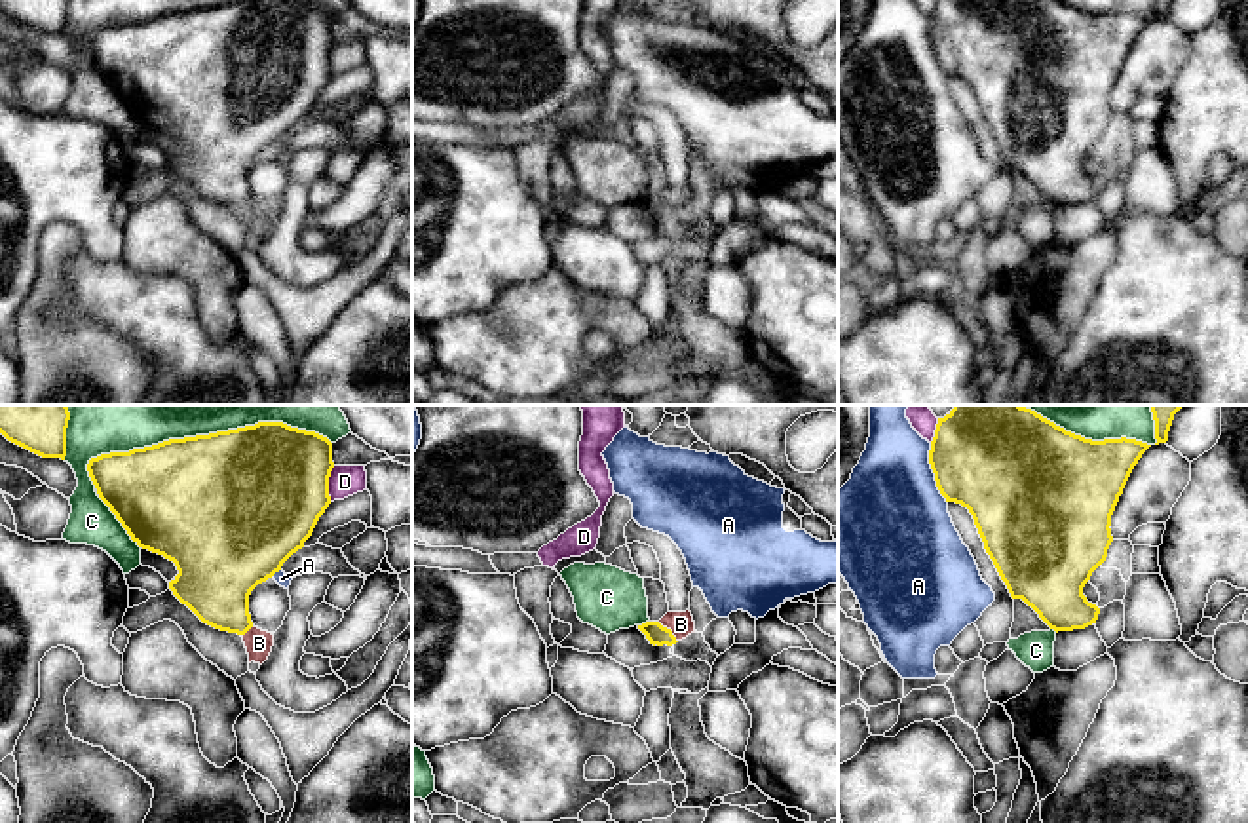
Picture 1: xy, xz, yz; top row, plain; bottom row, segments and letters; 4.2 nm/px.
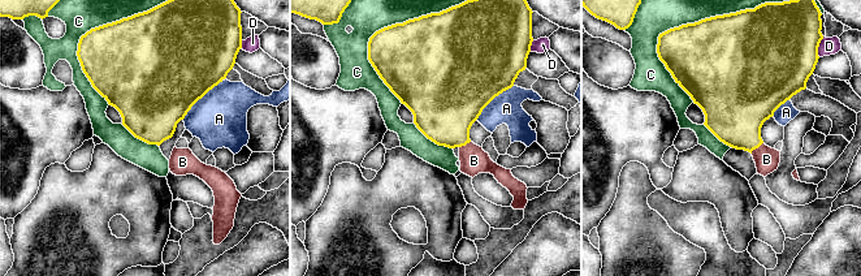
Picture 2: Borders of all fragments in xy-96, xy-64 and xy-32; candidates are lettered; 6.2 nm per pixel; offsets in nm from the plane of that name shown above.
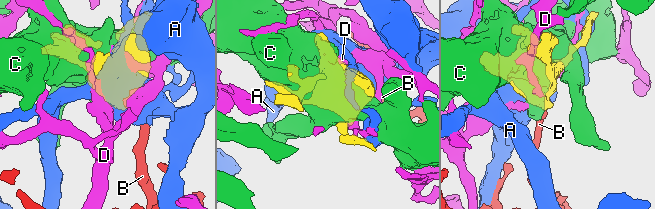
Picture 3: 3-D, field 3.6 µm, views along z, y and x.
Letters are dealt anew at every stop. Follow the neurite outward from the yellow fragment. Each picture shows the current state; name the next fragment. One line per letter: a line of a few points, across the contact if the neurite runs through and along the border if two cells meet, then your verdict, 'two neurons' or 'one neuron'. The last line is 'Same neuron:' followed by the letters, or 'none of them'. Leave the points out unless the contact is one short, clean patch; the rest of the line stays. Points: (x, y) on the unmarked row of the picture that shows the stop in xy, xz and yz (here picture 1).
A: two neurons
B: xz (656, 208), (669, 204), (680, 198) | one neuron
C: two neurons
D: two neurons
Same neuron: B

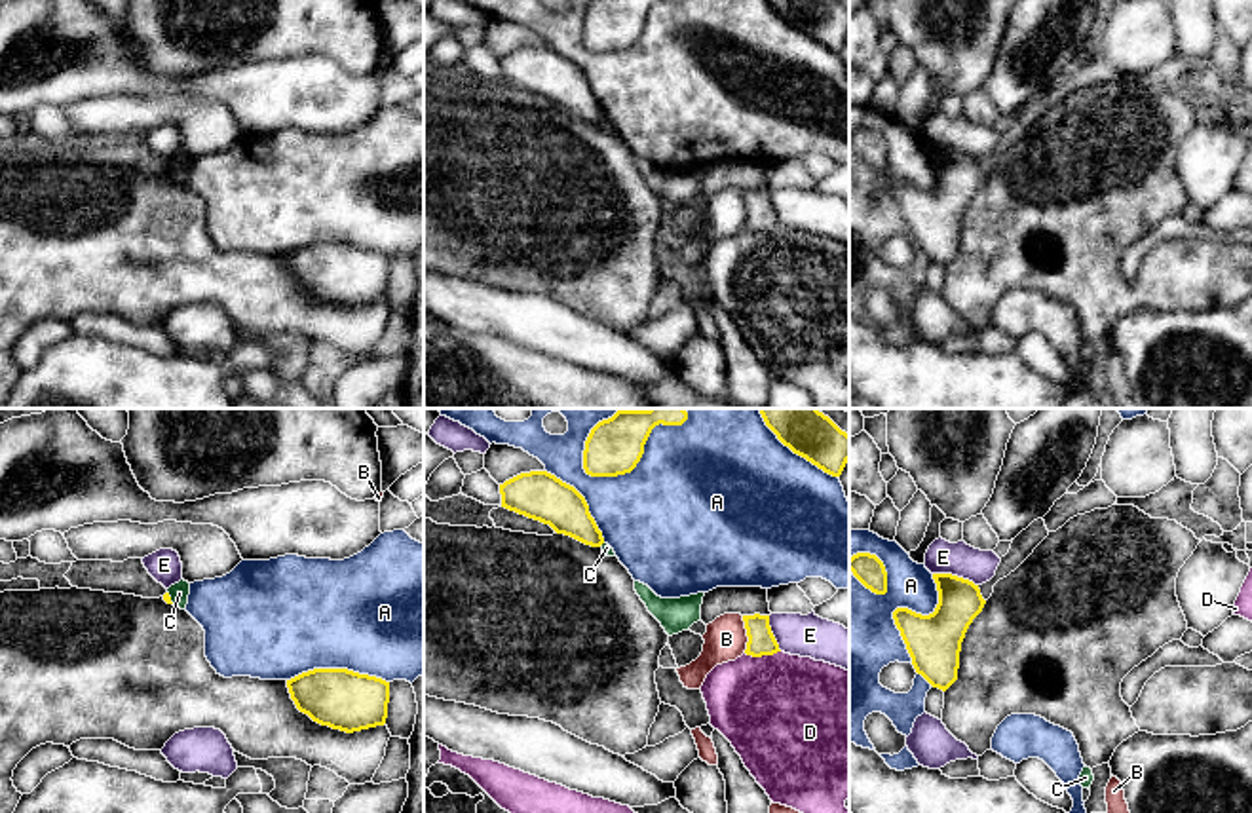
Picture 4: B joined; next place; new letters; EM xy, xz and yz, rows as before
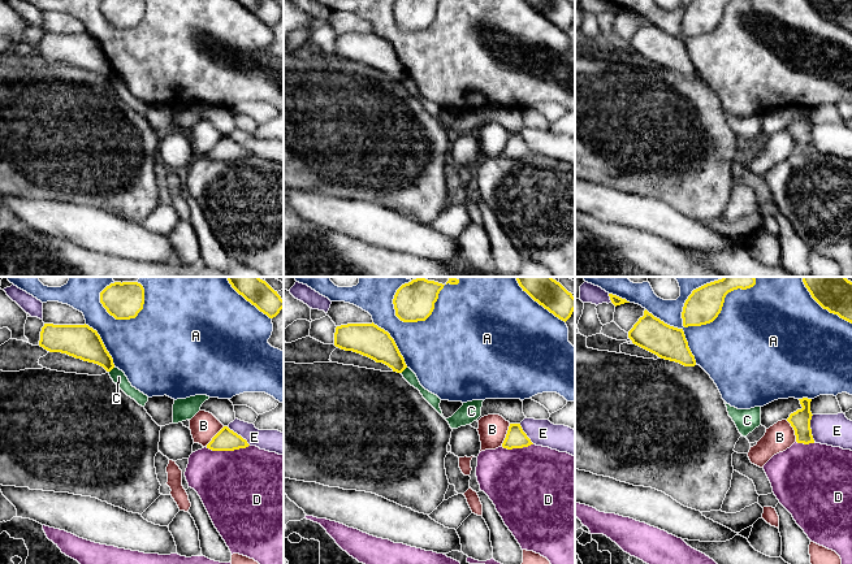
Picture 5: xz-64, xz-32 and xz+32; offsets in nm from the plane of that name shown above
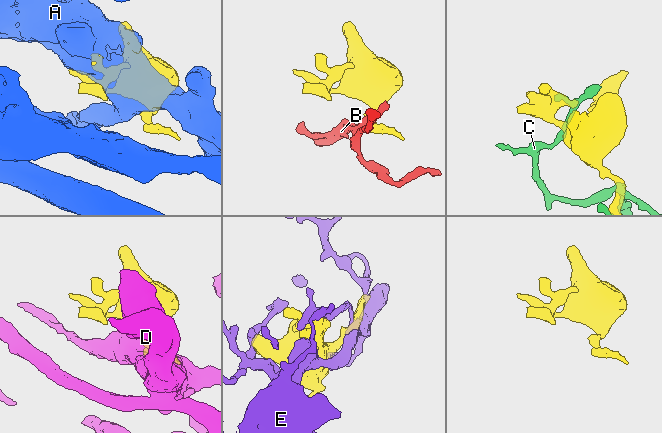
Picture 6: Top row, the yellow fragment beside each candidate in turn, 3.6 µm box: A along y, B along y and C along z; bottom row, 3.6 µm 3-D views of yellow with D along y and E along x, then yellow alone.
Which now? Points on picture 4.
A: two neurons
B: xz (741, 190), (747, 211), (745, 226) | two neurons
C: xy (168, 166), (173, 177) | two neurons
D: two neurons
E: two neurons
Same neuron: none of them

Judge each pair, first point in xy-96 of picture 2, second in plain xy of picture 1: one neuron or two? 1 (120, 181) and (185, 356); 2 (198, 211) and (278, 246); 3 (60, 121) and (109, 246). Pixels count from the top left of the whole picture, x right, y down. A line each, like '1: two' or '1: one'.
1: two
2: two
3: one

